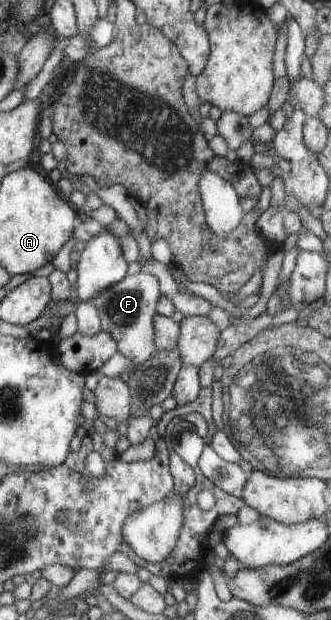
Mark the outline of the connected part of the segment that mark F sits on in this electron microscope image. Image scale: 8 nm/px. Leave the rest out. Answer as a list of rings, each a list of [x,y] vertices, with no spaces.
[[[139,272],[126,275],[126,278],[114,287],[91,300],[99,311],[102,331],[116,340],[117,352],[131,359],[137,366],[147,363],[159,352],[155,342],[154,319],[157,316],[156,304],[161,295],[158,278]]]

